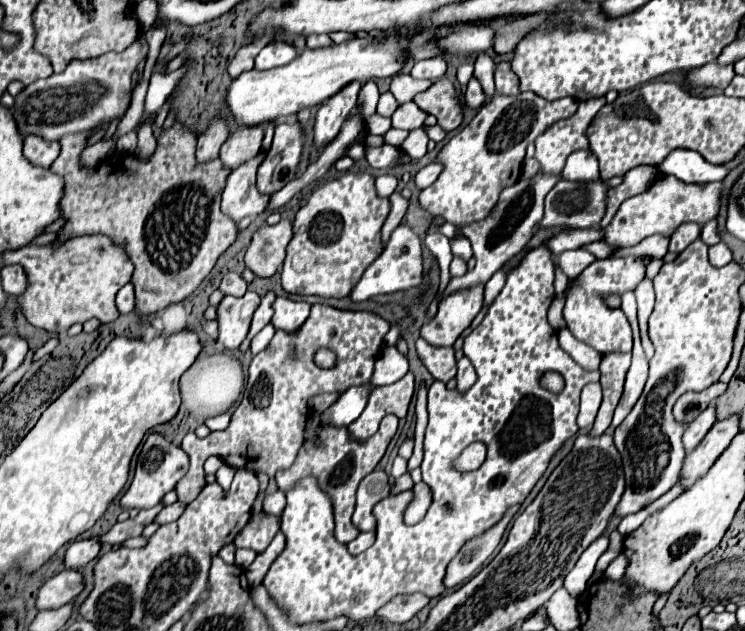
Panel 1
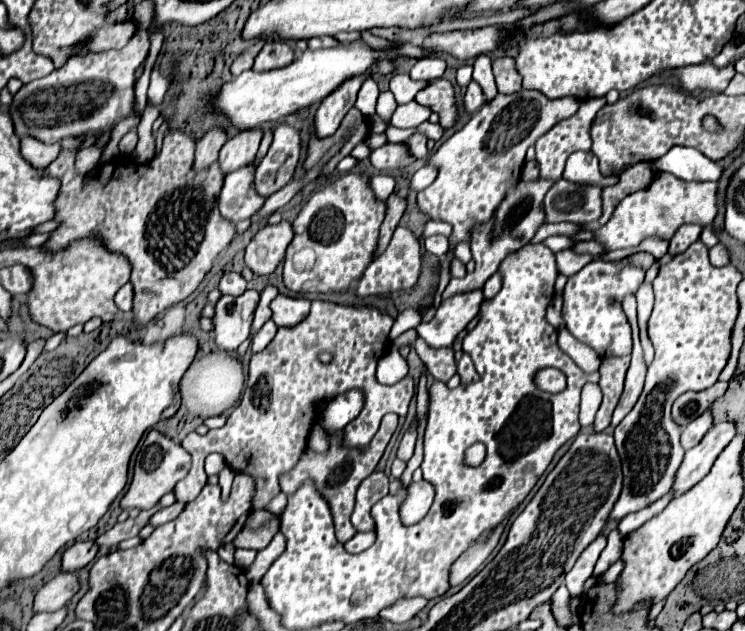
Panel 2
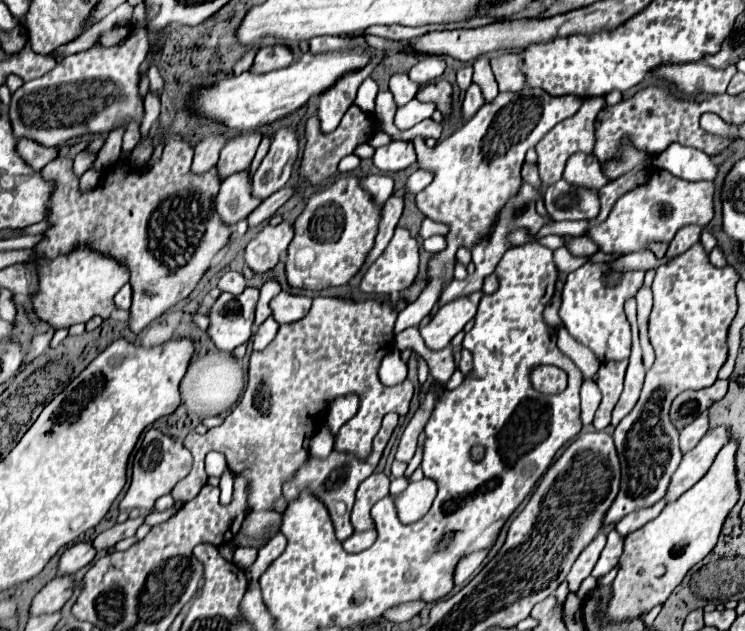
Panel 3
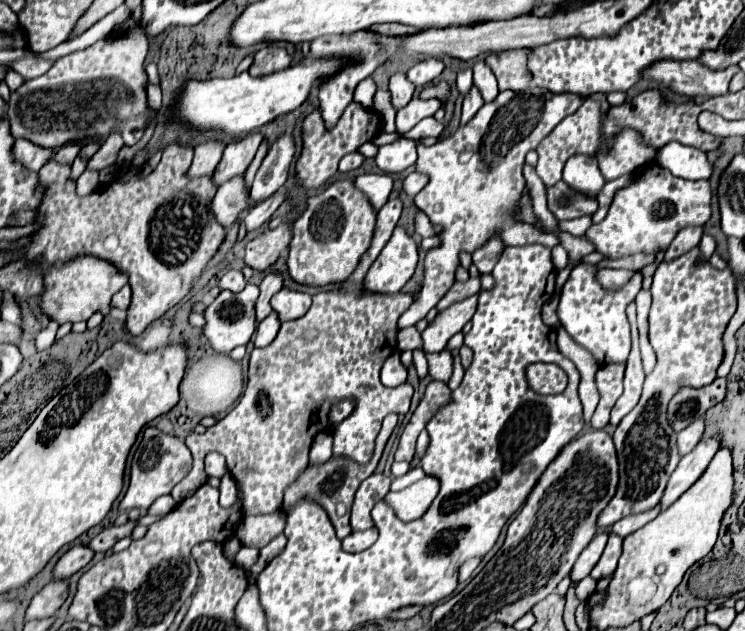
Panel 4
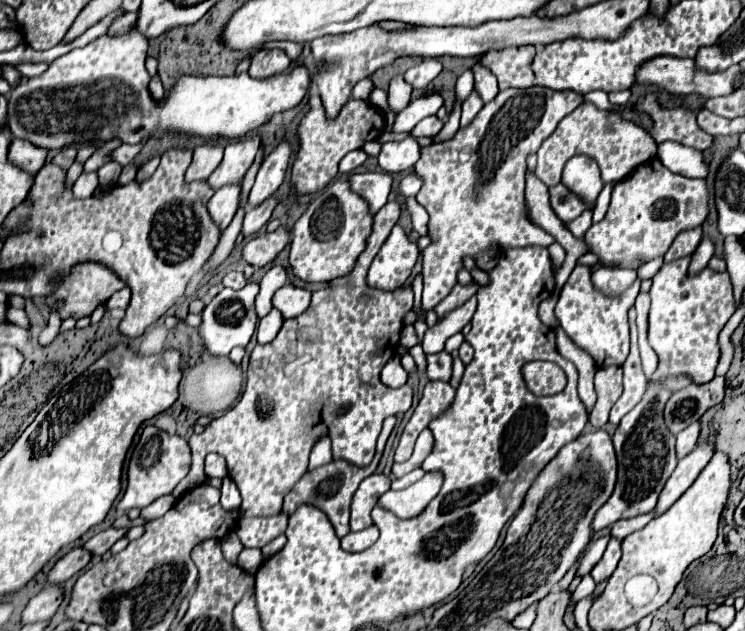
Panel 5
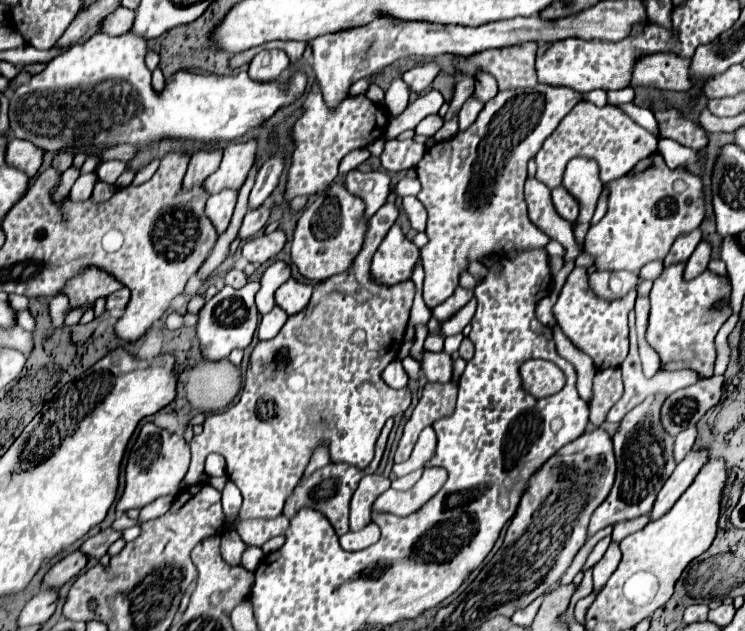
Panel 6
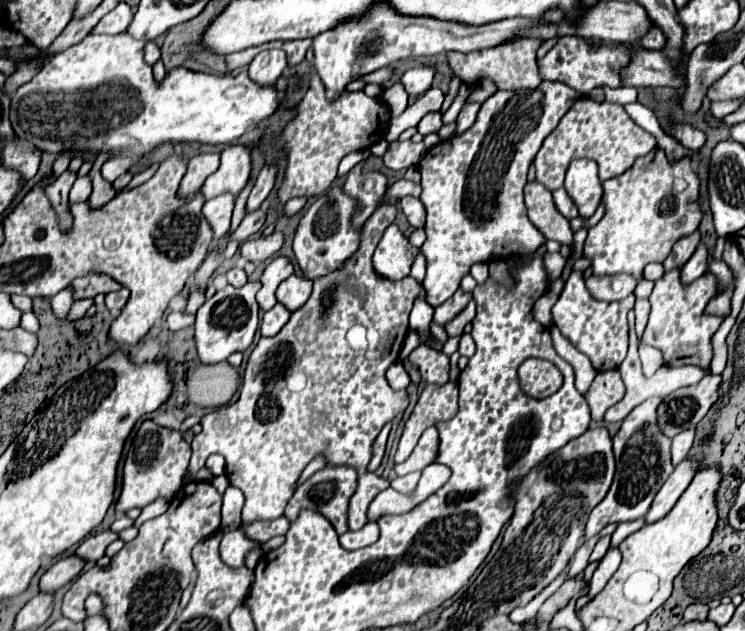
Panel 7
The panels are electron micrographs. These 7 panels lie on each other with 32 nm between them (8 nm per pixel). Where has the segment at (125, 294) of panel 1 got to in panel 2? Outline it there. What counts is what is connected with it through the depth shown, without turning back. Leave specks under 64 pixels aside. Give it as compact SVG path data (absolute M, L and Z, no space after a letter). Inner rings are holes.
M124 284L116 294L116 306L124 312L132 308L132 284Z

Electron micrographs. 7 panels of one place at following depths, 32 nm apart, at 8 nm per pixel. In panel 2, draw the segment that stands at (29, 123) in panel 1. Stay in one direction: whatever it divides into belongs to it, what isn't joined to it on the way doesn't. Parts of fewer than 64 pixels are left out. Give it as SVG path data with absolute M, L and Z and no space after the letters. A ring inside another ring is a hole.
M136 28L130 42L120 50L76 54L52 74L24 84L10 104L10 116L16 134L32 136L44 144L56 144L70 136L88 132L106 132L134 112L136 70L145 61L150 49L148 30Z

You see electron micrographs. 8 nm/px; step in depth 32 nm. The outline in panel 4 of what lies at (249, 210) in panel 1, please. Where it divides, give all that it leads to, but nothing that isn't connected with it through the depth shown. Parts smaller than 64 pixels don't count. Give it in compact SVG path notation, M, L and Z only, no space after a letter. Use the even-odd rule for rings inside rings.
M244 178L240 180L228 180L228 184L222 184L212 198L210 212L214 214L216 222L220 222L224 228L228 228L242 212L248 210L250 198L244 188Z

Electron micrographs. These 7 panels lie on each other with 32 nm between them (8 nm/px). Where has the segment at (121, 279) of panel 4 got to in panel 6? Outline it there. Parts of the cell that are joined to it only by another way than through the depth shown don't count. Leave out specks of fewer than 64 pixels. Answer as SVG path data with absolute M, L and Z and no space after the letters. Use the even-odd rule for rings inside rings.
M88 268L82 274L68 280L68 284L62 288L62 292L66 292L70 296L70 308L74 308L74 306L82 306L82 304L94 304L96 298L100 298L100 296L106 298L108 294L112 294L120 288L122 288L122 284L114 276L110 276L98 268Z

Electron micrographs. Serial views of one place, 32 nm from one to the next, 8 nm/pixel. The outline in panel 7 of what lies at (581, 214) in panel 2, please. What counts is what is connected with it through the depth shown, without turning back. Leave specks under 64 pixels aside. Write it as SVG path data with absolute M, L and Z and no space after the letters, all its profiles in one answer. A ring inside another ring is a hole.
M560 188L560 190L552 192L552 194L554 194L554 204L556 204L556 208L560 210L560 214L564 214L568 220L572 220L572 218L578 216L578 208L576 208L576 204L570 200L570 196L566 194L564 188Z

